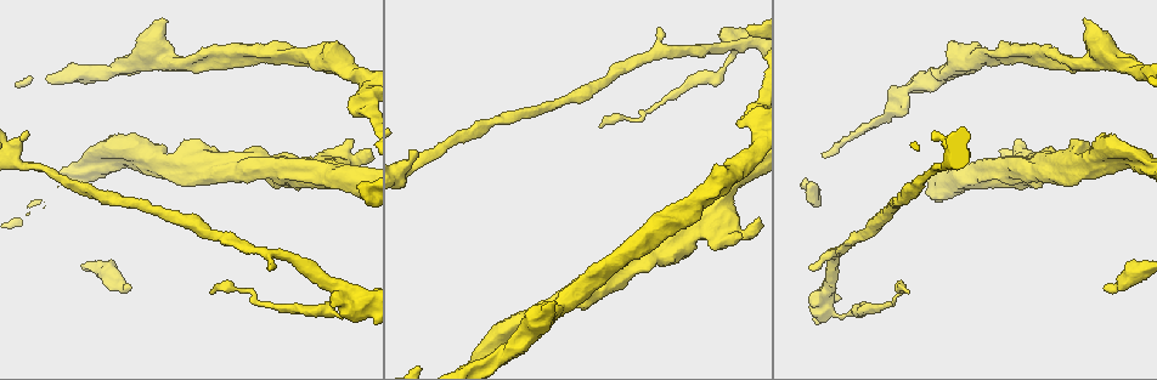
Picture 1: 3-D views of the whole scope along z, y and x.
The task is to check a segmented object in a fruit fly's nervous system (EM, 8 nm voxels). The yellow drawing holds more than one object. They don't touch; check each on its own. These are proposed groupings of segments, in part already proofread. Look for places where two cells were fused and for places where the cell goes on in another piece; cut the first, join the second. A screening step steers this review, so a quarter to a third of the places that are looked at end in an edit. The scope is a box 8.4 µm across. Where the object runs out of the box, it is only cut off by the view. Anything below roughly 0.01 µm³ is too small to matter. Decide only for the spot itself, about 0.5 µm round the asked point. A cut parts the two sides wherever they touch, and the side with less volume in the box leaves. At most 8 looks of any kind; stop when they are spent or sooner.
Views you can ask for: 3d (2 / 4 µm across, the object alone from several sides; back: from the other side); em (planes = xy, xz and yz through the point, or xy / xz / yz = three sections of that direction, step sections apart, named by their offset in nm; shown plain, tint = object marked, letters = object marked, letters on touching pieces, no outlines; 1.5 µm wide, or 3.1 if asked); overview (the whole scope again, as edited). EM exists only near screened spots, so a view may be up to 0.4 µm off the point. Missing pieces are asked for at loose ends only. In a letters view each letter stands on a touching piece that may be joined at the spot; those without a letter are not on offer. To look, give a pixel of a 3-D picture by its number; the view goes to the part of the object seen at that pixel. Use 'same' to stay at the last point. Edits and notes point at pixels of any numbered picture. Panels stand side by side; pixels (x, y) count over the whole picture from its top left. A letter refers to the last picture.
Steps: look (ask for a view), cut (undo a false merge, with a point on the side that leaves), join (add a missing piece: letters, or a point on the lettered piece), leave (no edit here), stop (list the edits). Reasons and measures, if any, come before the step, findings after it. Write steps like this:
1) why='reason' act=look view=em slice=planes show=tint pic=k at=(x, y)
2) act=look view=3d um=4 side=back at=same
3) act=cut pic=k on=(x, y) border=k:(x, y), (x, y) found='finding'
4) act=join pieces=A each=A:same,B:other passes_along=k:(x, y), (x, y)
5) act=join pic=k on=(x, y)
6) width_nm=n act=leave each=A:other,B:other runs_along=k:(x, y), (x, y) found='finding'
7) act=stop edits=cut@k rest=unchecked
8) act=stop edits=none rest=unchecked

act=look view=3d um=2 pic=1 at=(1104, 289)

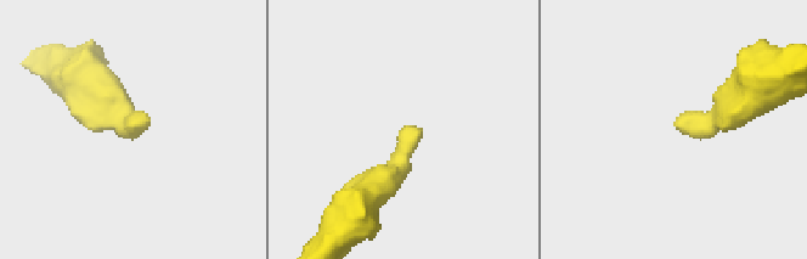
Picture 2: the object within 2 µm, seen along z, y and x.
why='need the tissue' act=look view=em slice=xz step=8 show=tint pic=2 at=(421, 131)

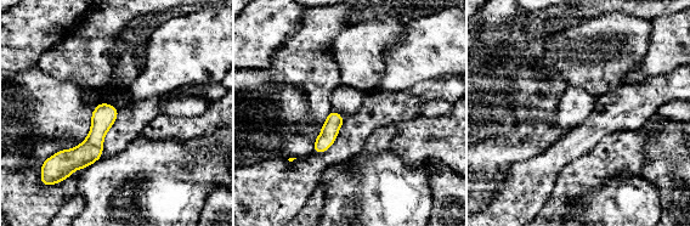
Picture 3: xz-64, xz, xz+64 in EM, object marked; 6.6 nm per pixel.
act=look view=em slice=planes show=letters at=same

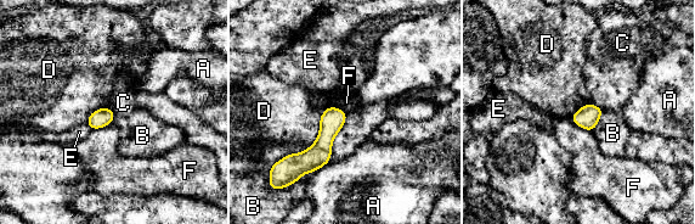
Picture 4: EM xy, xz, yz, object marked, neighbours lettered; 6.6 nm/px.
width_nm=130 act=leave each=A:other,B:other,C:other,D:other,E:other,F:other runs_along=4:(343, 115), (304, 162), (291, 162) found='no lettered piece goes on from it'

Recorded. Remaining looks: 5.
why='stops while still wide' act=look view=3d um=2 pic=1 at=(163, 18)

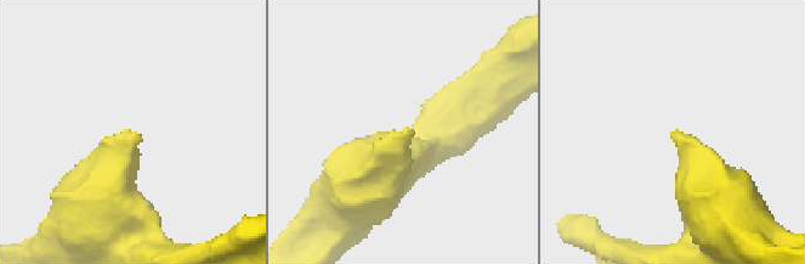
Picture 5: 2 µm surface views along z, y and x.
act=look view=em slice=planes show=letters pic=5 at=(136, 134)

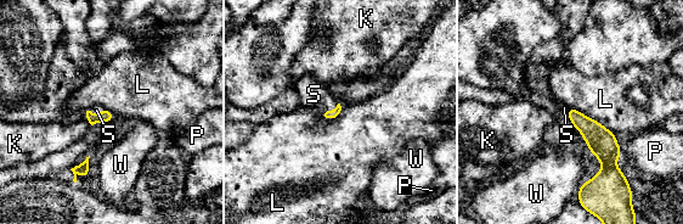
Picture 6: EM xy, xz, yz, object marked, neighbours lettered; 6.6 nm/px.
act=join pieces=S each=K:other,L:other,P:other,S:same,W:other passes_along=6:(326, 115), (333, 110), (314, 94) found='it goes on there'

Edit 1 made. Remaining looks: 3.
act=stop edits=join@6 rest=unchecked

